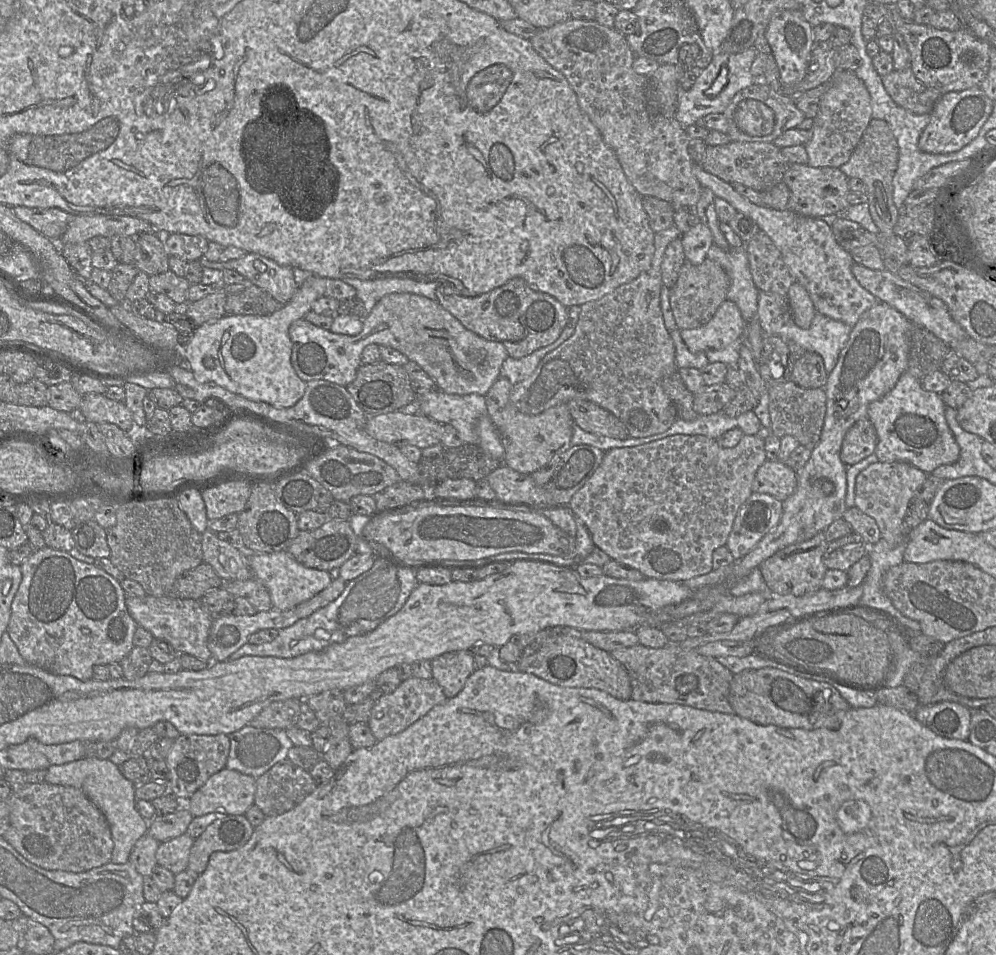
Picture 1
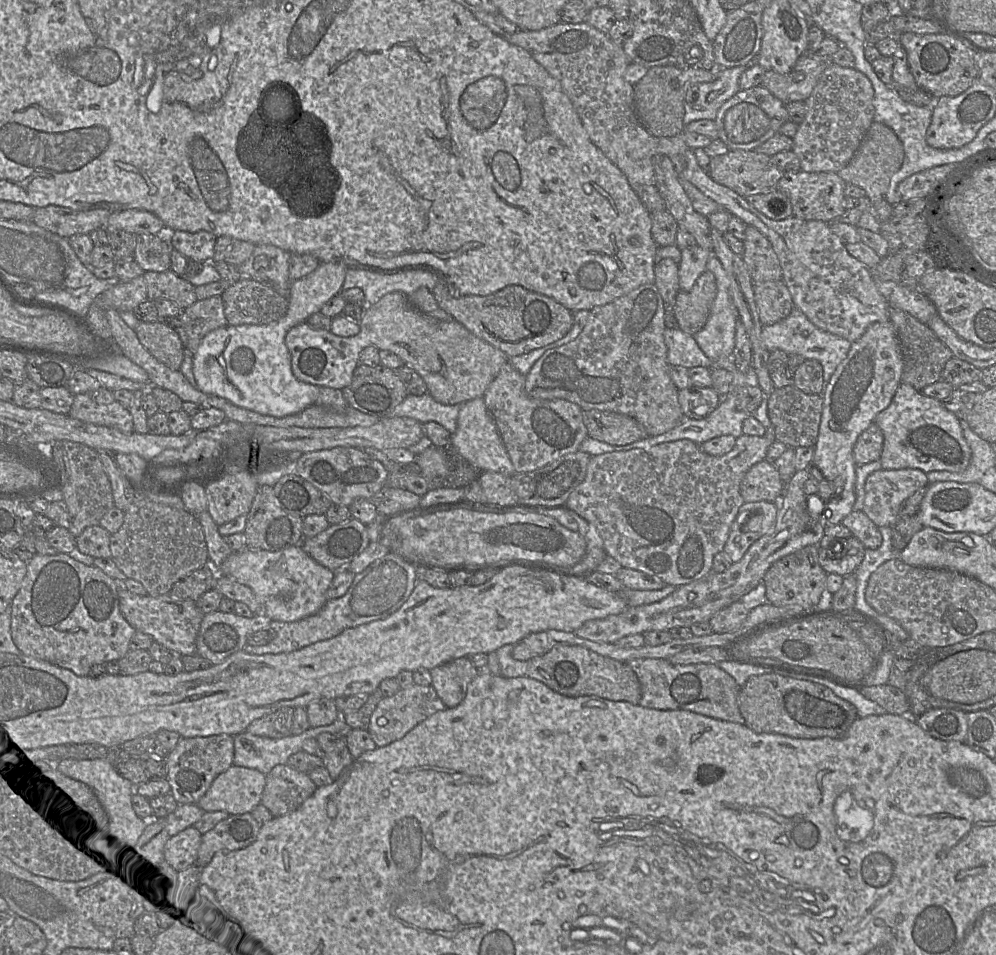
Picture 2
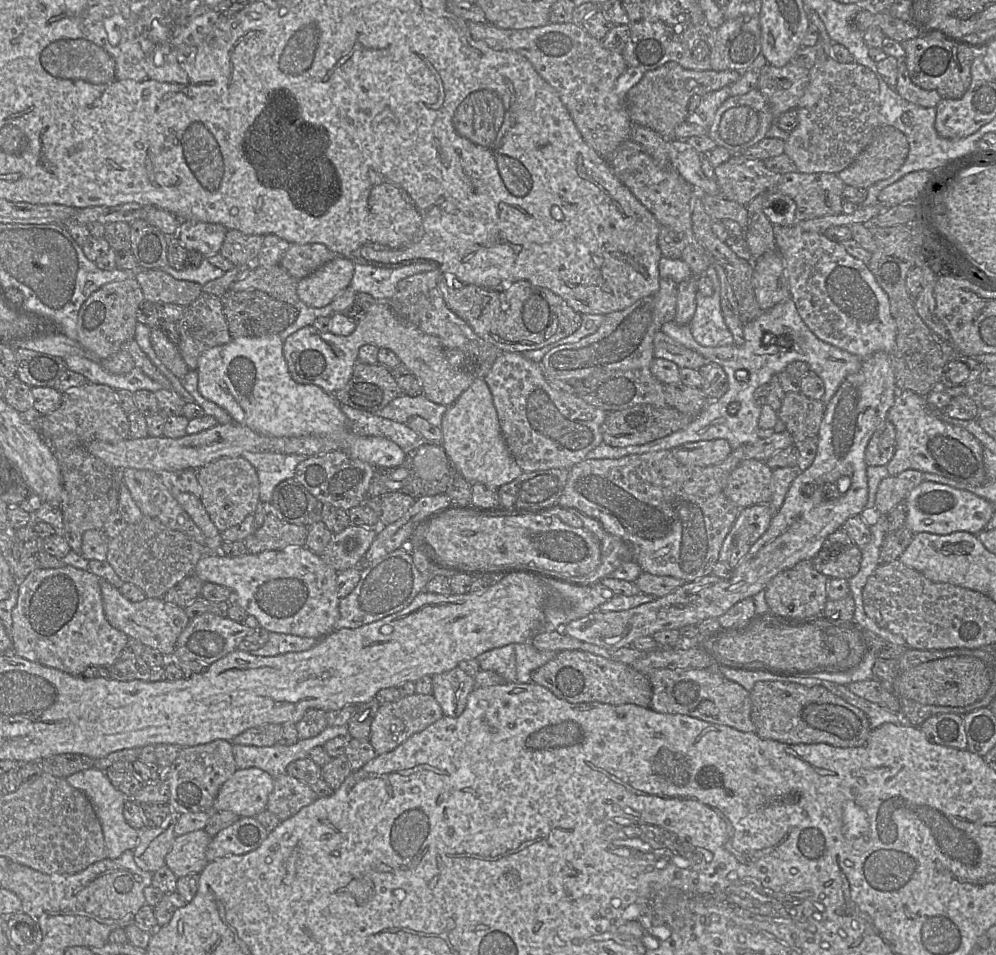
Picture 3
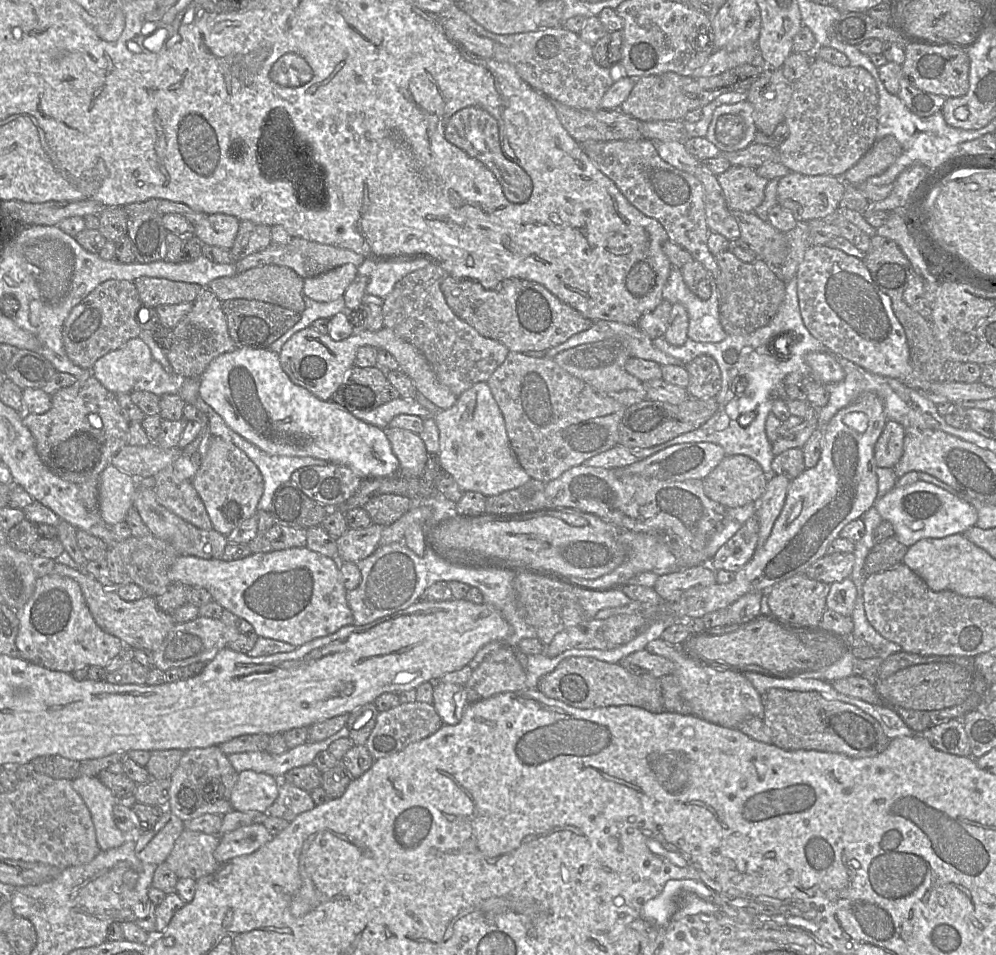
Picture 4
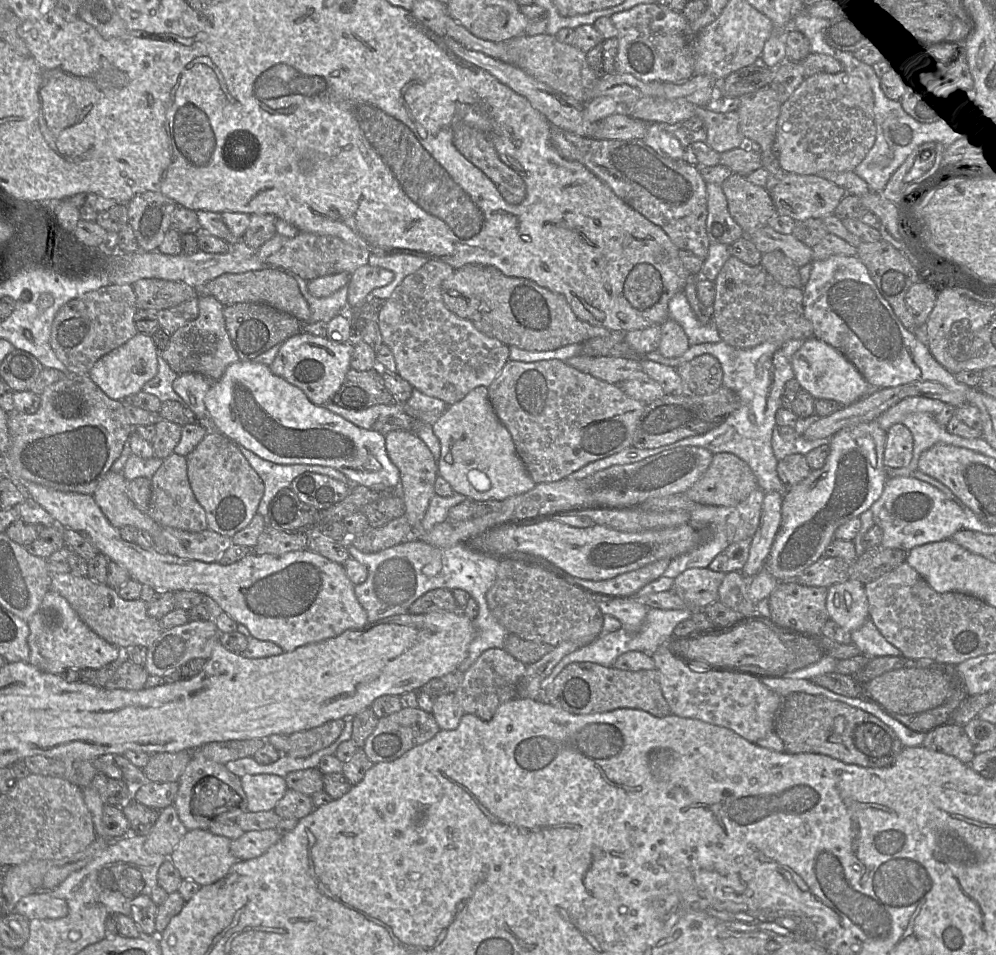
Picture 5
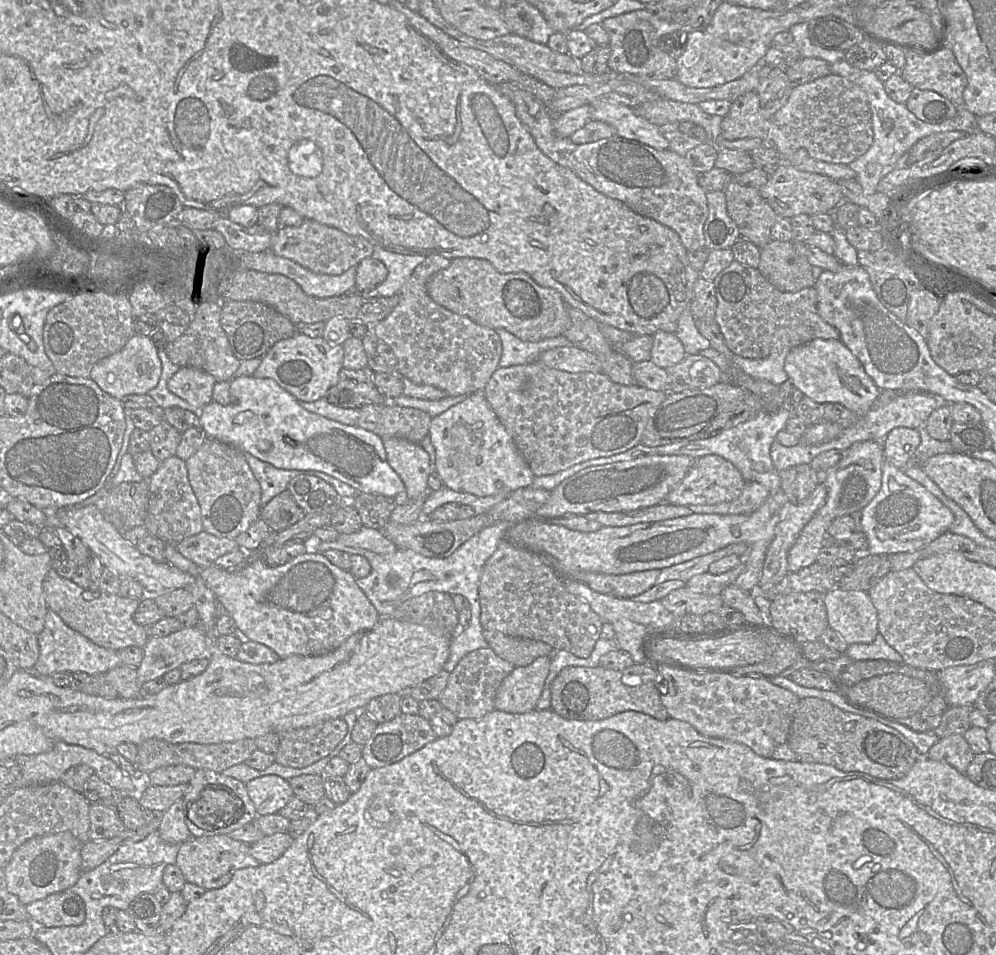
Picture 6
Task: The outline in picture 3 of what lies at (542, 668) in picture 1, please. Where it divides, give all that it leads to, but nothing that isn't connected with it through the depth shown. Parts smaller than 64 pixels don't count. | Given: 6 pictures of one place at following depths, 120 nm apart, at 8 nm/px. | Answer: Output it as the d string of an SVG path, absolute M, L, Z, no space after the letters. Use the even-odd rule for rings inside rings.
M564 650L532 673L531 681L570 703L635 704L650 708L652 686L648 677L631 665L615 662L583 650Z

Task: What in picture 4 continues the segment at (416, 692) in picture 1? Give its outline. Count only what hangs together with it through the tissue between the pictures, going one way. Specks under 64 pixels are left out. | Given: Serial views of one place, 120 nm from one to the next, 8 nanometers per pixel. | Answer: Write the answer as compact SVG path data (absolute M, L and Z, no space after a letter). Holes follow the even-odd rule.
M418 701L400 703L389 710L379 711L365 746L374 760L381 759L394 755L408 745L432 735L442 725L442 720L432 704Z

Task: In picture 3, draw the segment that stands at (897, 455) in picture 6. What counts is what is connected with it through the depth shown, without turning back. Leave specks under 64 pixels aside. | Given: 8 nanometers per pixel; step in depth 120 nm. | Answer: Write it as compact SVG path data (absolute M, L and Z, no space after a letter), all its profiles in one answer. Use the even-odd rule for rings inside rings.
M886 420L879 425L867 444L865 450L867 466L886 466L894 455L895 446L895 427Z

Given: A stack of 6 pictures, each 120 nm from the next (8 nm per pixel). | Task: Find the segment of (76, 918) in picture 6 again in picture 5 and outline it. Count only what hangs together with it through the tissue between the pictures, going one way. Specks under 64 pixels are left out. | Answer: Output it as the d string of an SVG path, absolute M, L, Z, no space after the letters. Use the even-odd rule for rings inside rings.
M38 890L22 897L13 912L32 920L62 918L68 914L68 911L64 899L53 897L46 890Z

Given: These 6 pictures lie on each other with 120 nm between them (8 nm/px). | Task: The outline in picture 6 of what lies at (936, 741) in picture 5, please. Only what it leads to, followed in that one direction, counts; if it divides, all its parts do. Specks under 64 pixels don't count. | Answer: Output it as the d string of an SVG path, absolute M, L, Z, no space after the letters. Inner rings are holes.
M952 734L940 738L922 757L946 762L958 772L965 774L974 758L974 753L963 735Z

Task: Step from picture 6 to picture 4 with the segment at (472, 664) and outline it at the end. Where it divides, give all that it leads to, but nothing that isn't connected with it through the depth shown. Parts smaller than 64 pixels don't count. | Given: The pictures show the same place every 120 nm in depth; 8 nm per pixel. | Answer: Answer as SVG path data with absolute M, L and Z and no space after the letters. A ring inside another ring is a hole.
M503 646L490 653L472 672L464 685L467 700L474 703L500 693L527 689L526 672L516 656L516 649Z

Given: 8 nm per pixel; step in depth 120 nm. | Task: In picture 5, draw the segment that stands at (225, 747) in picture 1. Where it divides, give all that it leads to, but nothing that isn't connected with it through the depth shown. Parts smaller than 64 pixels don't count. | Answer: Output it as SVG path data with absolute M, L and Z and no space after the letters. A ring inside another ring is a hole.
M193 753L187 766L178 780L178 791L173 802L178 817L185 828L189 830L208 830L212 820L235 821L237 817L247 811L247 799L242 789L240 778L230 772L225 764L220 764L203 757L200 753ZM204 776L213 776L222 783L229 785L240 796L238 806L218 814L216 817L194 815L191 807L192 796L198 781Z

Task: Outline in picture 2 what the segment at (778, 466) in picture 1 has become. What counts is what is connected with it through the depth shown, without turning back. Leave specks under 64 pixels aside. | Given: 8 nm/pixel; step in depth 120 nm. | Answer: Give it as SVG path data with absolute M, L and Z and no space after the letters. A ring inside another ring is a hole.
M762 460L753 465L740 483L740 493L745 502L779 502L786 483L773 463Z

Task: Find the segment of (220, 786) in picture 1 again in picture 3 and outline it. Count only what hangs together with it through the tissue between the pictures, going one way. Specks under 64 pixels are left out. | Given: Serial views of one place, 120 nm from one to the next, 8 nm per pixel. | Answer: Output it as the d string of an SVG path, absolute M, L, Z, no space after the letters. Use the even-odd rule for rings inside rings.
M259 768L237 769L219 789L211 812L231 811L239 817L255 817L266 809L273 785L274 778Z

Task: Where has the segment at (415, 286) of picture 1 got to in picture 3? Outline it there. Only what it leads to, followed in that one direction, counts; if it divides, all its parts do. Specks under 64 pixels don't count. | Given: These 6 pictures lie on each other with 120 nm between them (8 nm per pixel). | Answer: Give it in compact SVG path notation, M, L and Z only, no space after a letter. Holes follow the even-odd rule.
M411 263L403 267L377 267L355 264L350 288L370 294L377 302L389 301L398 283L412 275L430 272L438 268L435 263Z

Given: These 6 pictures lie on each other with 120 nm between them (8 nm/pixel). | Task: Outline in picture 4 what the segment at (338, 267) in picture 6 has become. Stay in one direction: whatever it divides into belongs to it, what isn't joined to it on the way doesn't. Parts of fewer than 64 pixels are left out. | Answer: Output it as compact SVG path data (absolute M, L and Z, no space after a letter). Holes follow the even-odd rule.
M292 237L292 240L286 245L270 244L267 248L250 254L245 258L236 261L237 274L245 272L251 268L260 267L269 264L286 266L294 270L302 279L321 275L329 270L342 266L344 264L354 264L360 266L366 257L352 250L335 247L333 245L321 244L315 241L305 240L299 237Z

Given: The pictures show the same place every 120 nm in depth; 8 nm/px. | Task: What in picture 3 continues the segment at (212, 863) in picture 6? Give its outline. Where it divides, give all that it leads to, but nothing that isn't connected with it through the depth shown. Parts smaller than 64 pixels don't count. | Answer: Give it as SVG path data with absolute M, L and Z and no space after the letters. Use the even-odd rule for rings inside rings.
M203 829L176 836L165 865L177 878L199 874L208 863L205 852L211 839Z

